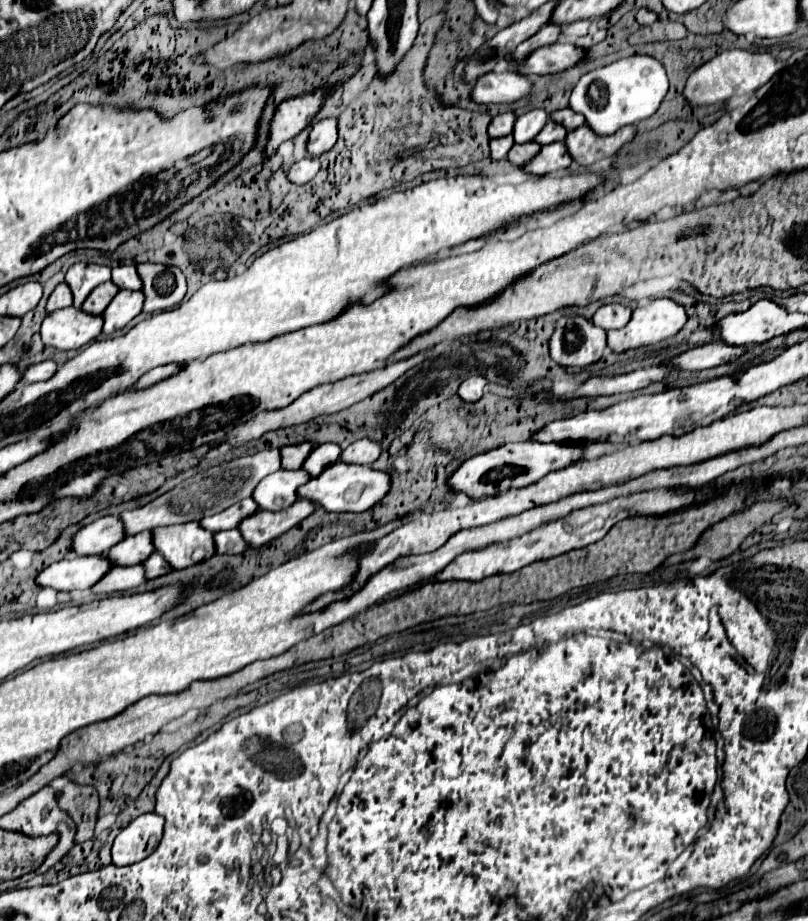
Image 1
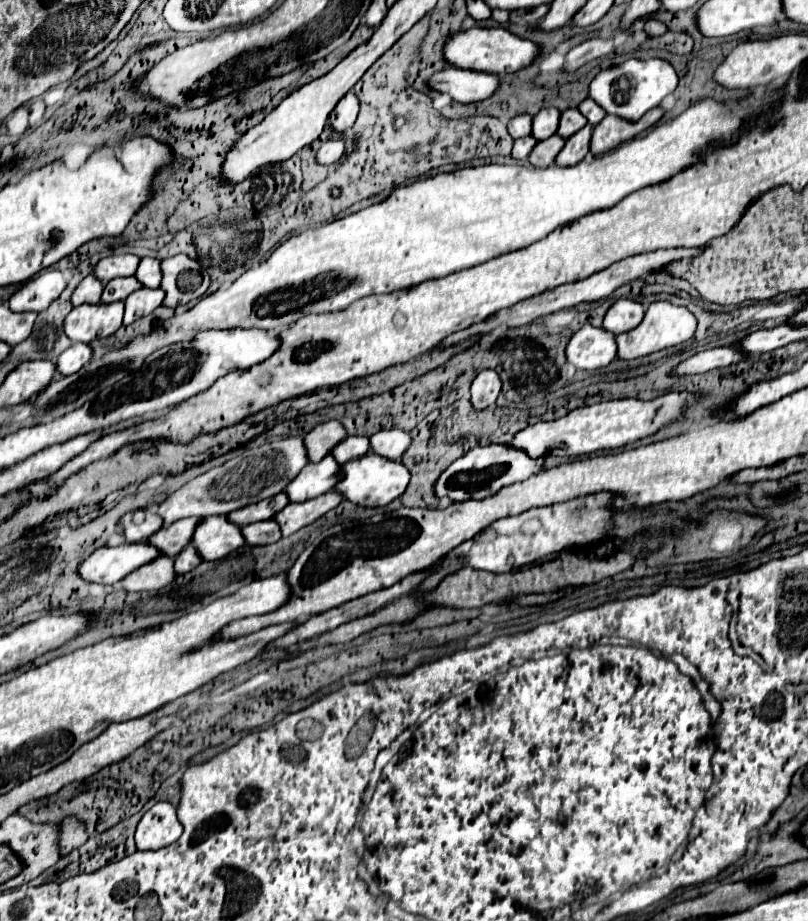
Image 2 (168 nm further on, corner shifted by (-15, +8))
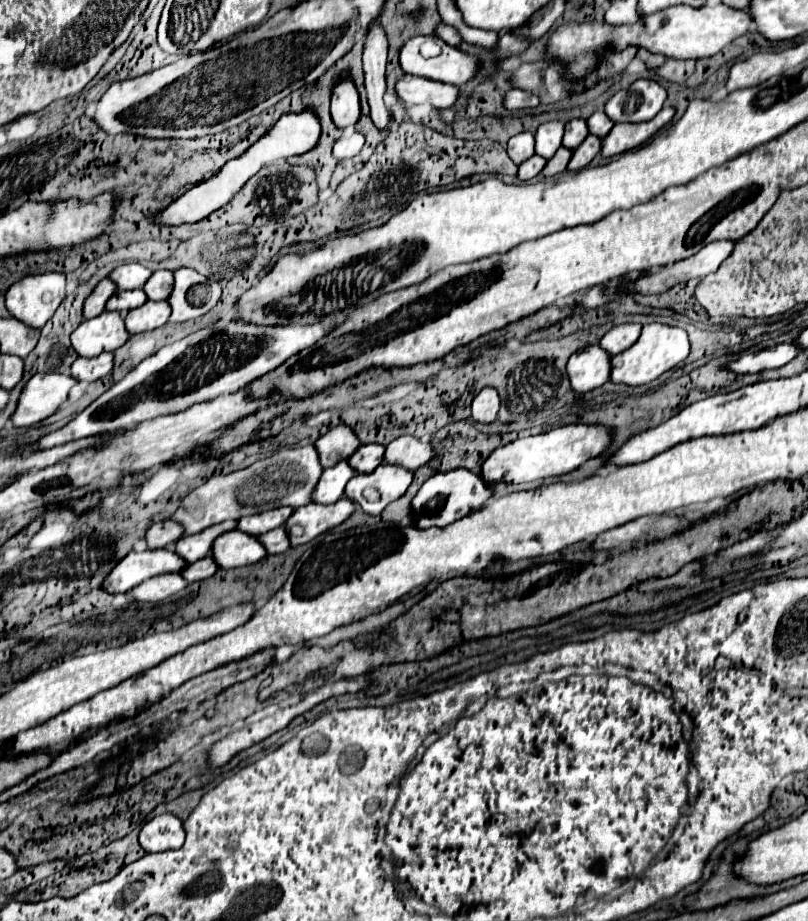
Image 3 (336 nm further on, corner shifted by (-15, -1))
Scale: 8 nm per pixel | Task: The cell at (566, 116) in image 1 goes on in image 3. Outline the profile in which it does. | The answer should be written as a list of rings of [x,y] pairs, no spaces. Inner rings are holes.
[[[595,111],[589,119],[587,119],[587,125],[589,125],[589,133],[591,135],[597,135],[599,139],[603,139],[611,129],[613,129],[613,121],[603,113],[603,111]]]

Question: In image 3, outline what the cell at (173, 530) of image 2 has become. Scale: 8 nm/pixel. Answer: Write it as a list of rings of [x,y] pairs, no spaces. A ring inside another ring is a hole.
[[[223,521],[215,527],[207,527],[207,531],[201,531],[199,535],[179,539],[179,543],[175,543],[175,551],[179,551],[179,555],[183,555],[187,563],[195,563],[211,553],[213,543],[219,535],[233,531],[233,529],[237,529],[237,521]]]

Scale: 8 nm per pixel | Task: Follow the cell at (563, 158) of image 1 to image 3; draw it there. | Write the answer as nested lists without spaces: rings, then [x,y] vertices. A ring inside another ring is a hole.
[[[589,135],[589,137],[579,145],[579,149],[573,151],[573,157],[571,157],[567,169],[569,169],[569,171],[579,171],[579,169],[587,167],[587,165],[595,159],[595,155],[597,155],[599,151],[601,151],[601,139],[595,137],[595,135]]]

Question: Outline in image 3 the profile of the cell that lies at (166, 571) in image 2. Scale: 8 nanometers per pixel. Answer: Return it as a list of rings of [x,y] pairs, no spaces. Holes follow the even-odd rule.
[[[159,575],[155,579],[147,579],[133,589],[136,603],[153,603],[159,605],[169,601],[175,593],[187,587],[187,581],[181,575]]]

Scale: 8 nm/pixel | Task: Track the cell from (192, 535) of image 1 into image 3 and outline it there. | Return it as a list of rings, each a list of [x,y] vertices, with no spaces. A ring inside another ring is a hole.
[[[229,531],[215,541],[213,557],[221,569],[235,569],[261,561],[267,557],[267,551],[257,537],[243,531]]]

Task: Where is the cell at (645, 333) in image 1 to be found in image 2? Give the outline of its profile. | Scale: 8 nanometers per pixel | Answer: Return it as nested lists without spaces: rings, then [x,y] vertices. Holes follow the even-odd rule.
[[[667,300],[653,302],[653,304],[649,304],[643,322],[637,328],[617,336],[617,346],[619,346],[617,356],[623,358],[623,360],[633,360],[633,358],[647,356],[651,352],[681,344],[681,342],[689,340],[695,334],[695,328],[697,328],[697,318],[685,306],[675,306],[675,304],[667,302]]]

